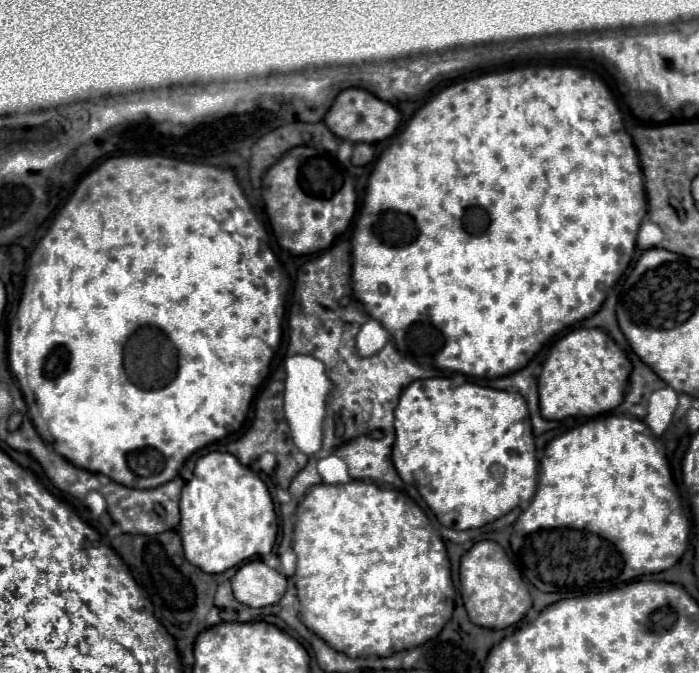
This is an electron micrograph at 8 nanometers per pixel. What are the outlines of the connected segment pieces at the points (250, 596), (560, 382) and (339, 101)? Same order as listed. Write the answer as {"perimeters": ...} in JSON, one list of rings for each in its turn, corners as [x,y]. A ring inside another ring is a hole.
{"perimeters":[[[[247,561],[231,579],[233,595],[249,607],[267,607],[279,603],[287,589],[287,579],[263,561]]],[[[573,329],[551,349],[539,375],[539,409],[545,419],[595,417],[623,401],[631,361],[603,329]]],[[[351,87],[337,95],[337,99],[333,101],[333,105],[327,111],[323,121],[331,129],[331,133],[341,139],[347,139],[353,143],[375,143],[375,141],[383,141],[395,133],[395,129],[399,125],[399,113],[393,105],[377,99],[369,91]]]]}

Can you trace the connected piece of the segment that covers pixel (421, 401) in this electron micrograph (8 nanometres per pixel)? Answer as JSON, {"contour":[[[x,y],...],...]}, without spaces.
{"contour":[[[447,377],[413,381],[403,389],[395,407],[393,465],[405,483],[417,487],[441,525],[451,529],[483,527],[535,495],[537,459],[527,403],[519,393],[473,383],[453,385]]]}

